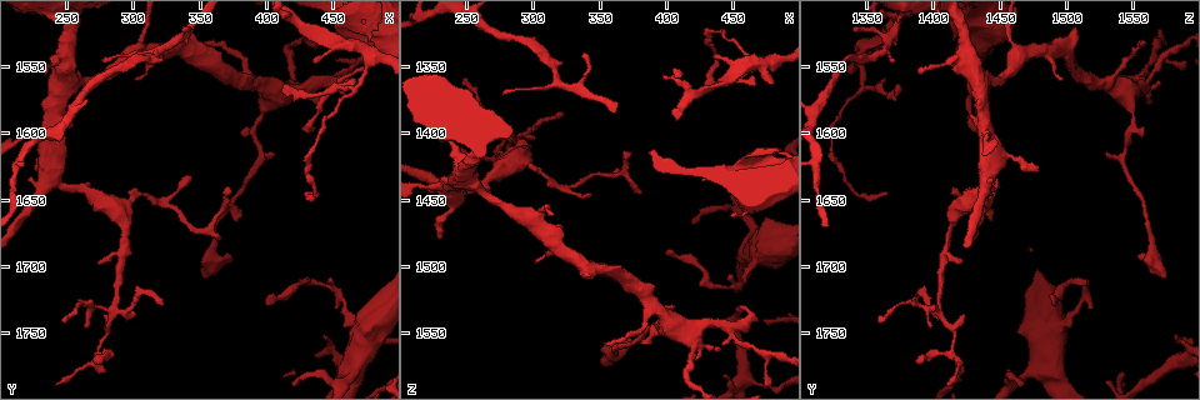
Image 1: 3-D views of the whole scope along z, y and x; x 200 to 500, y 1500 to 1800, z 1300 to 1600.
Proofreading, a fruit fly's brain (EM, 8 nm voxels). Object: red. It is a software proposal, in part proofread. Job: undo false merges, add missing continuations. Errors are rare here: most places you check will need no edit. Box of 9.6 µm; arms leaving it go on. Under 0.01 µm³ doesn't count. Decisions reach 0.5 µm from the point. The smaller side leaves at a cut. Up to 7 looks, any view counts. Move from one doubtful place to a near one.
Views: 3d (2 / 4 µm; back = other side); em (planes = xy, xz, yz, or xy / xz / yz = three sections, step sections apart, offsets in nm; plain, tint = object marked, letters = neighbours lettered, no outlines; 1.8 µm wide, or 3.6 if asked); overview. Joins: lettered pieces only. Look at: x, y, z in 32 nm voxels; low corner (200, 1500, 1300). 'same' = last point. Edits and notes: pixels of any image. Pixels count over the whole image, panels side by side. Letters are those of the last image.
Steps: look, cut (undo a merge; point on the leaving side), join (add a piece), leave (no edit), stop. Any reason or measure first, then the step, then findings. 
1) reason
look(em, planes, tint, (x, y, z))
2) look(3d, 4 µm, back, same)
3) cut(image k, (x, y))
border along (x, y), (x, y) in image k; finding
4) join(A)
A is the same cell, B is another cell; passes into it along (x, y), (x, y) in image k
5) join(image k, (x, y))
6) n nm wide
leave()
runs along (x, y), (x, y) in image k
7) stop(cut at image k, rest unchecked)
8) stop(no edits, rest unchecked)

three arms meet
look(em, yz, step 4, letters, (482, 1542, 1346))

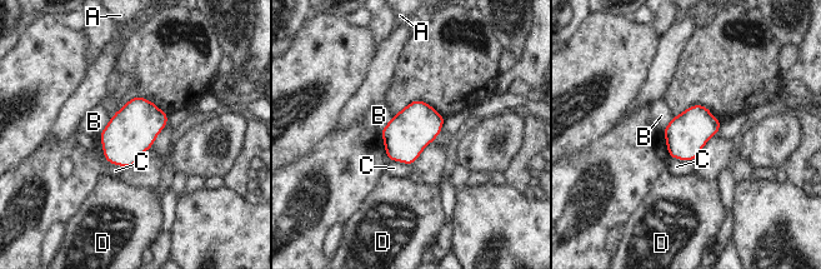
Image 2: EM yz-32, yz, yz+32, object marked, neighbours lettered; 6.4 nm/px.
260 nm wide; C touches over 160 nm
leave()
A, B, C and D are other cells; continuous, no second neuron

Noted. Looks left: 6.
thick turns thin
look(em, planes, letters, (450, 1560, 1546))

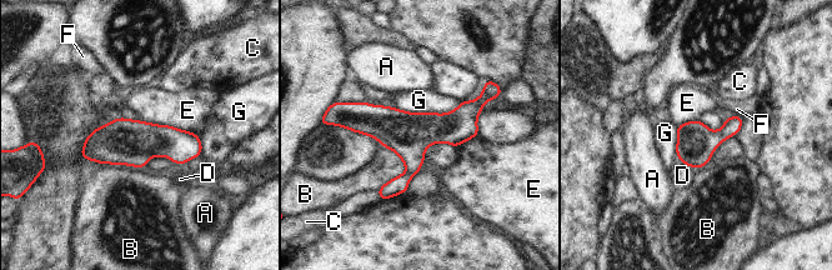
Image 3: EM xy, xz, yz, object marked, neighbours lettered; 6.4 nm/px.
leave()
A, B, C, D, E, F and G are other cells; border along (143, 120), (173, 125), (198, 135) in image 3; continuous, no second neuron

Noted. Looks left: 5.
four arms meet
look(em, planes, plain, (288, 1732, 1402))

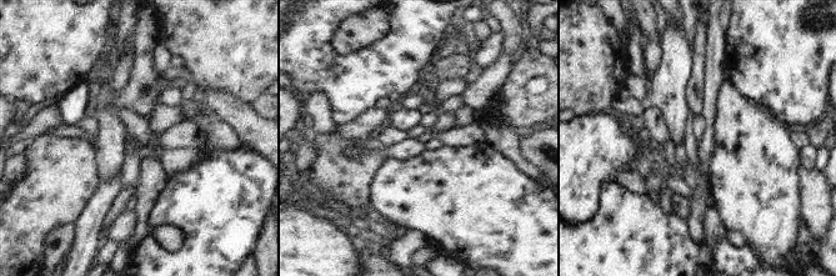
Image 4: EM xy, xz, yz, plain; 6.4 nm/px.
look(em, planes, tint, same)

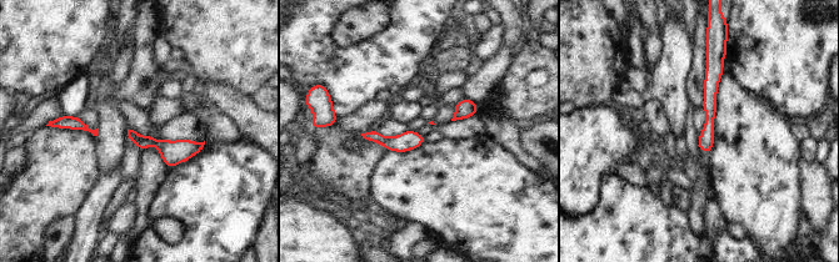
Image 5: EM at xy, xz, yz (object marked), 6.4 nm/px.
see the neighbours
look(em, planes, letters, same)

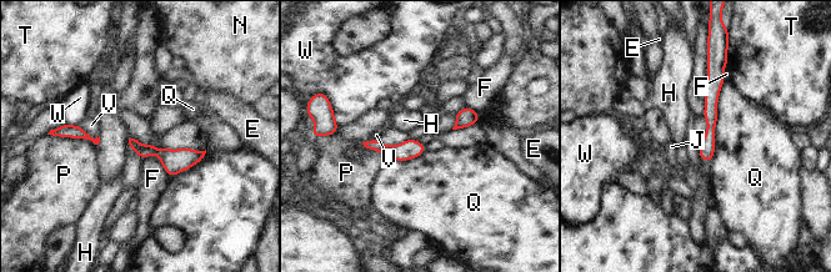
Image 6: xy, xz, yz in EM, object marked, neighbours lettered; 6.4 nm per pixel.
leave()
E, F, H, J, N, P, Q, T, V and W are other cells; one neuron here

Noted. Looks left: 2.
stop(no edits, rest unchecked)

